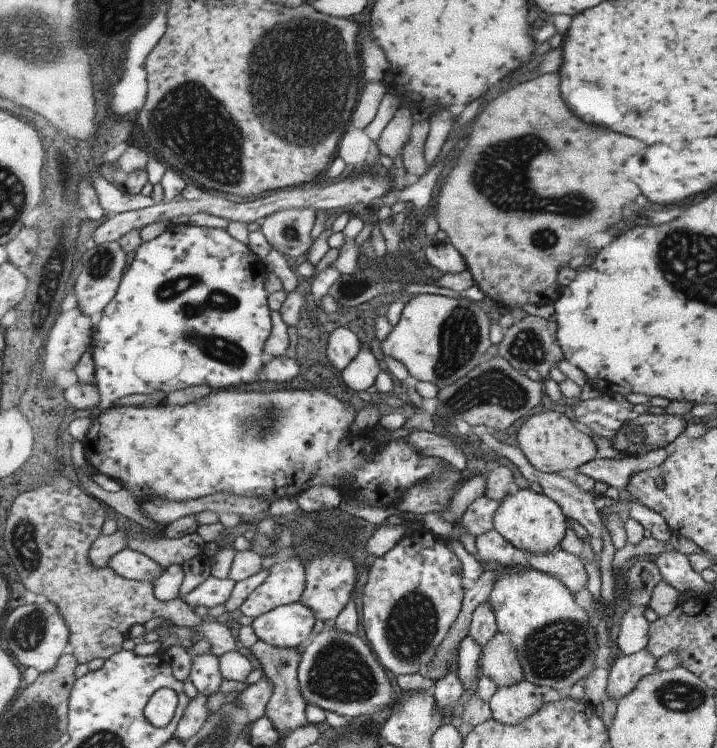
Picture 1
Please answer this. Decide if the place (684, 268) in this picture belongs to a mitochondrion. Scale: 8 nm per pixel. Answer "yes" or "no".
yes

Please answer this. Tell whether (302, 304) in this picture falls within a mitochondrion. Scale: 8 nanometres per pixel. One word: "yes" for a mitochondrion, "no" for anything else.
no

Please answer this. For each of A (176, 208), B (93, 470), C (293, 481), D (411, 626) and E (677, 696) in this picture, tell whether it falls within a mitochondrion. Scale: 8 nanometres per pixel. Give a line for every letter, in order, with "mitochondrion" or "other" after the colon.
A: other
B: other
C: other
D: mitochondrion
E: mitochondrion

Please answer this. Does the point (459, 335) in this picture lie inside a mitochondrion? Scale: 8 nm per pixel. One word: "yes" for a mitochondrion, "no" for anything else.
yes

